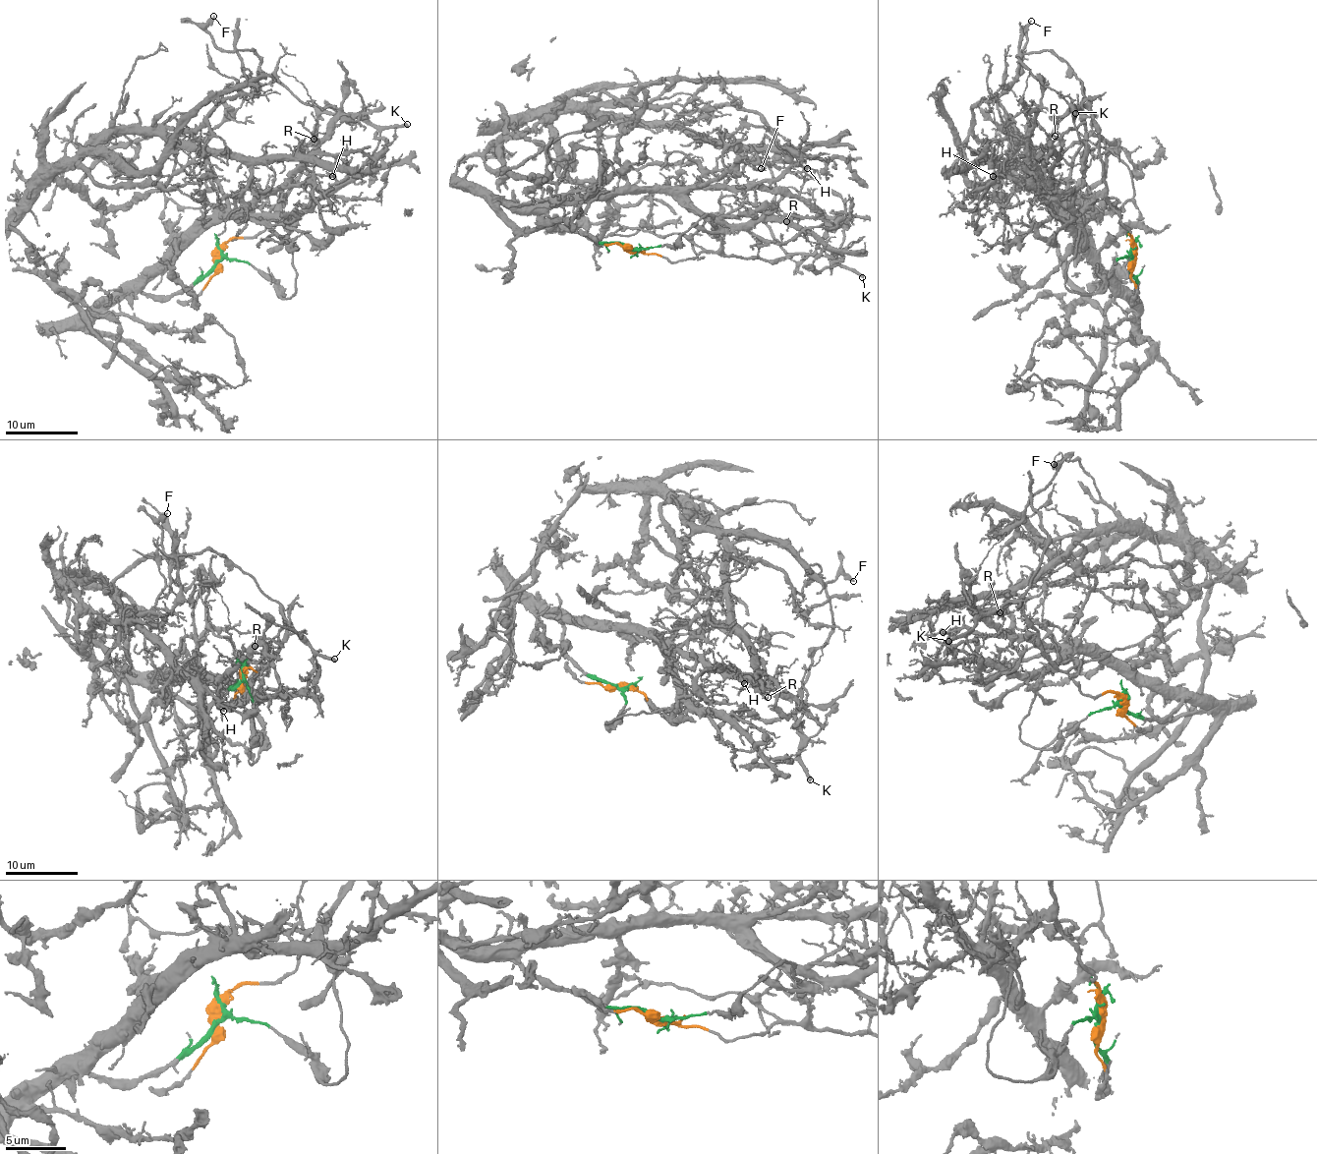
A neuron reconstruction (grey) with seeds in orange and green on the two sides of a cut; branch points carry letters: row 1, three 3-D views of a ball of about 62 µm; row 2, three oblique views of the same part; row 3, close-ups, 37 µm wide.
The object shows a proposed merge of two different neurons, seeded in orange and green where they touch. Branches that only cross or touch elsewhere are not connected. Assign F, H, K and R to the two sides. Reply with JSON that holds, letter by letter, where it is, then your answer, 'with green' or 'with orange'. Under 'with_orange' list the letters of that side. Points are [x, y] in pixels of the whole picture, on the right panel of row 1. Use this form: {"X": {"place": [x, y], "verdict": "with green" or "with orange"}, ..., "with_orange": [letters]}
{"F": {"place": [1031, 21], "verdict": "with orange"}, "H": {"place": [993, 176], "verdict": "with green"}, "K": {"place": [1075, 113], "verdict": "with orange"}, "R": {"place": [1055, 136], "verdict": "with green"}, "with_orange": ["F", "K"]}

